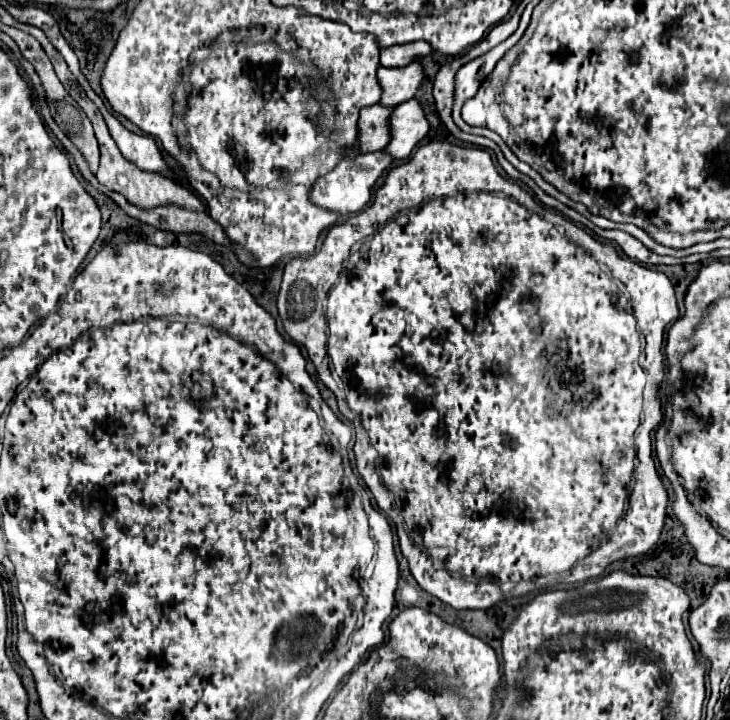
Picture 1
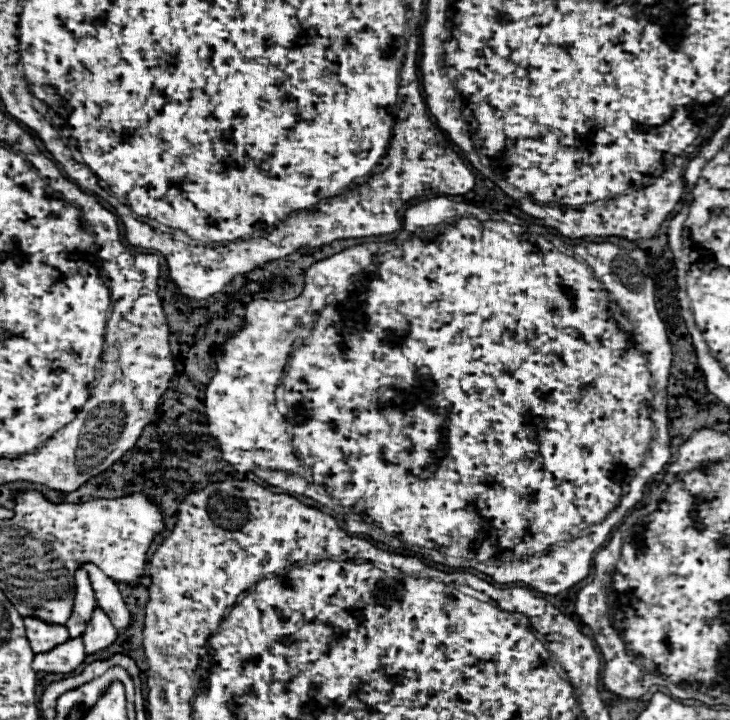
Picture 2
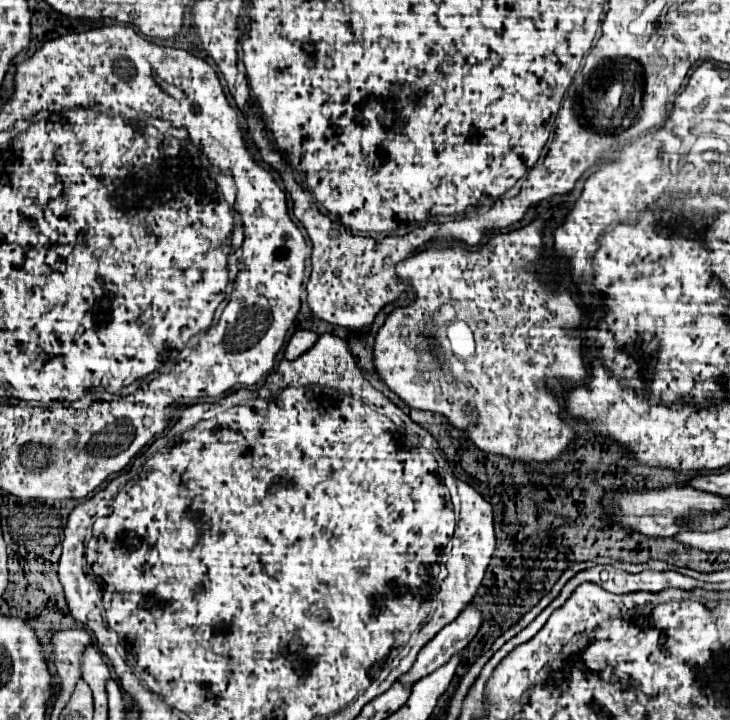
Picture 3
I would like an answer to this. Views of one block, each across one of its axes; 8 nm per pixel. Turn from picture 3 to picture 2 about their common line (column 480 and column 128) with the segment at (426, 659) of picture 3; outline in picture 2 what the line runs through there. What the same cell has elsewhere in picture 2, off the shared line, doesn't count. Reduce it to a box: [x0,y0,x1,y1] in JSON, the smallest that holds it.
[84,562,130,630]

